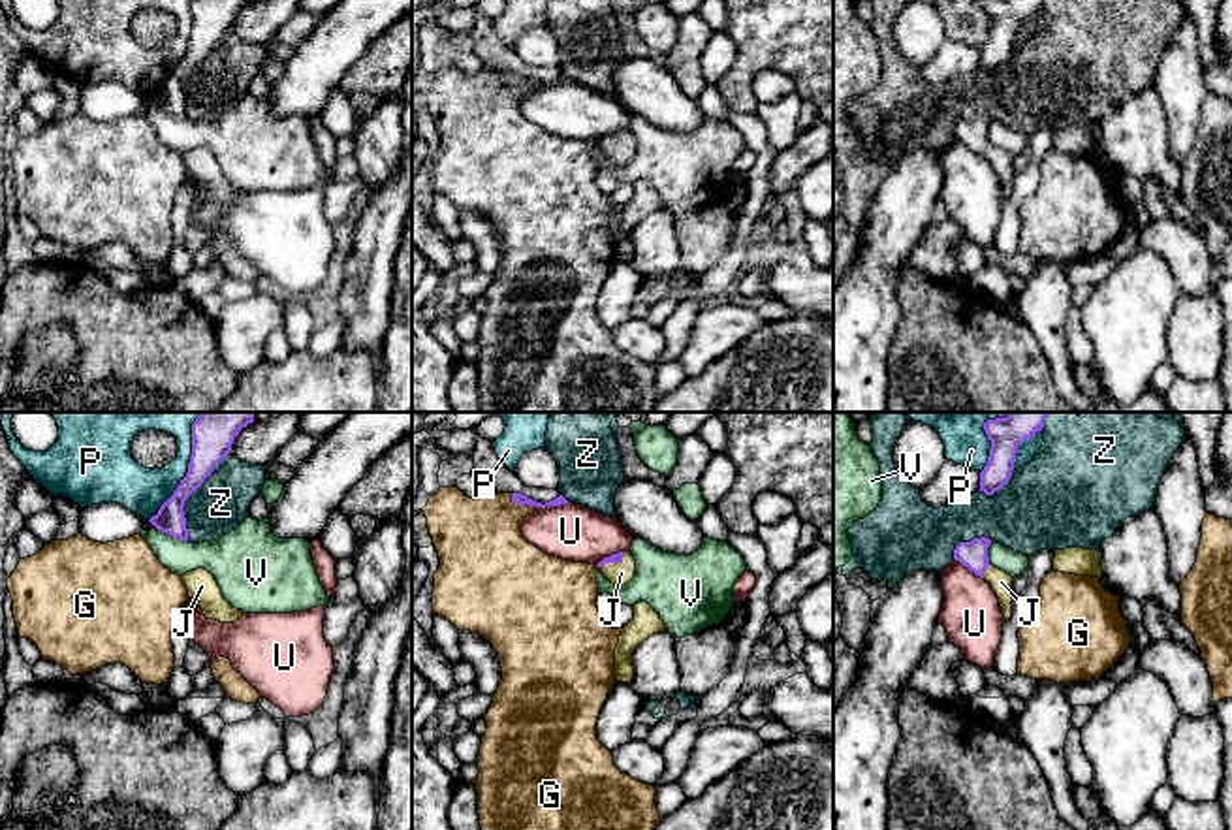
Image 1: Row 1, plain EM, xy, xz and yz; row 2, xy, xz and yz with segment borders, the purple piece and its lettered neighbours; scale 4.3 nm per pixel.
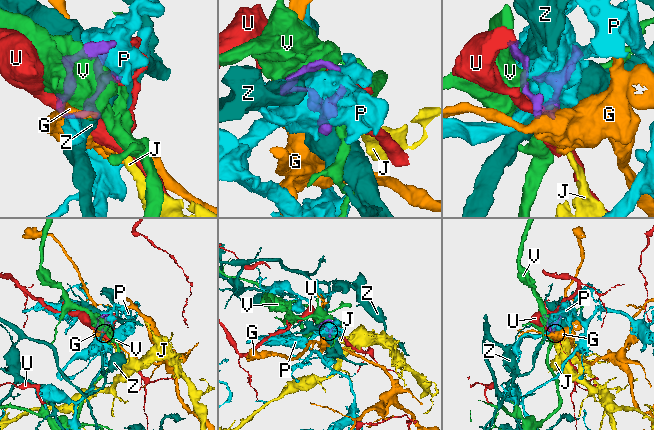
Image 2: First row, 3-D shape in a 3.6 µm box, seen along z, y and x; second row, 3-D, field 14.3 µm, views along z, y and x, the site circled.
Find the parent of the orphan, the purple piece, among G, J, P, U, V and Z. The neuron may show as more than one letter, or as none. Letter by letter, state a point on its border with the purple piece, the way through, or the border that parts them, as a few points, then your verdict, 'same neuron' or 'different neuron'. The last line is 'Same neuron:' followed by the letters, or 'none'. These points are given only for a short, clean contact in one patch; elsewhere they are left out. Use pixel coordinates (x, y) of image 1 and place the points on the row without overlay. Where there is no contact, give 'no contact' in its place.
G: xz (521, 81) | along xz (510, 72), (516, 83), (538, 85) | different neuron
J: yz (984, 149) | across yz (973, 132), (984, 149), (1001, 160) | same neuron
P: xy (189, 49) | different neuron
U: xz (552, 83) | different neuron
V: xy (173, 115) | different neuron
Z: xy (190, 72) | different neuron
Same neuron: J

